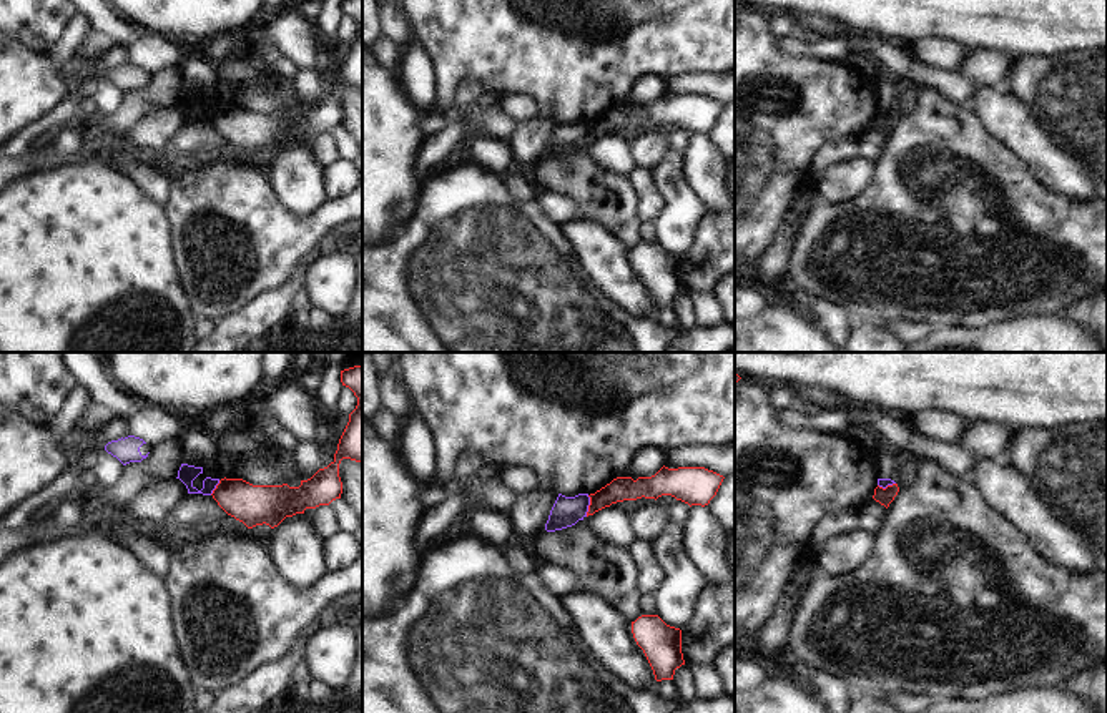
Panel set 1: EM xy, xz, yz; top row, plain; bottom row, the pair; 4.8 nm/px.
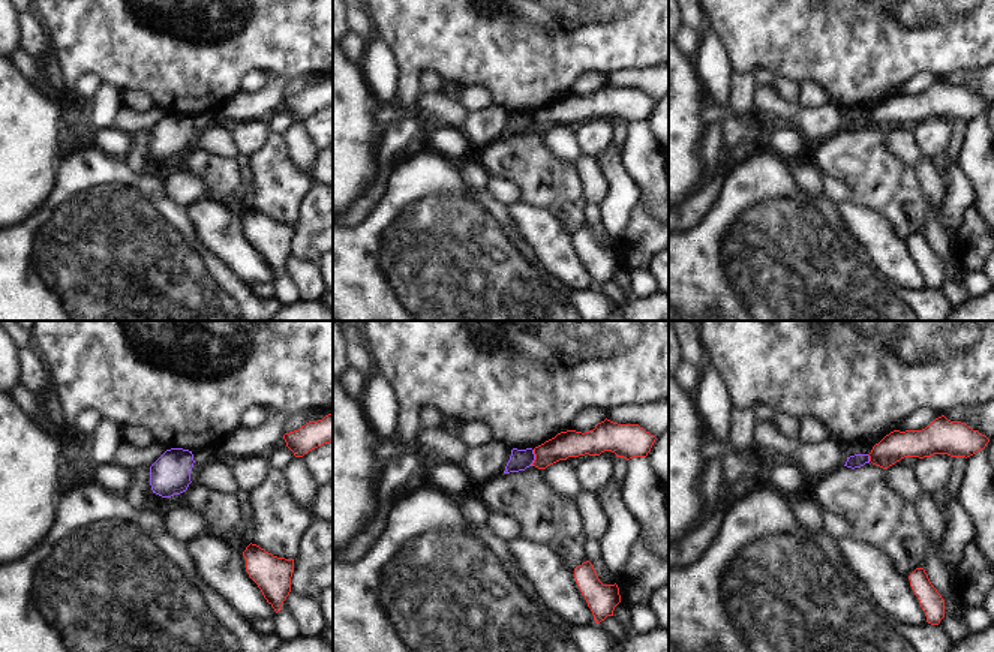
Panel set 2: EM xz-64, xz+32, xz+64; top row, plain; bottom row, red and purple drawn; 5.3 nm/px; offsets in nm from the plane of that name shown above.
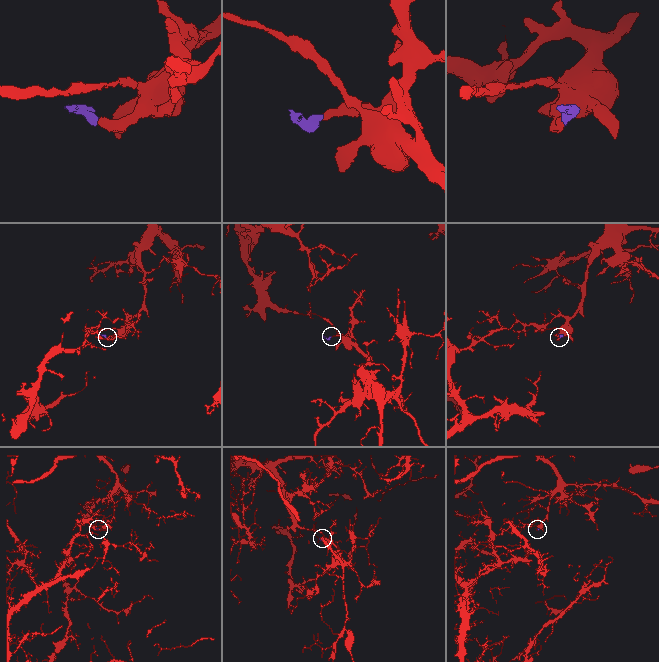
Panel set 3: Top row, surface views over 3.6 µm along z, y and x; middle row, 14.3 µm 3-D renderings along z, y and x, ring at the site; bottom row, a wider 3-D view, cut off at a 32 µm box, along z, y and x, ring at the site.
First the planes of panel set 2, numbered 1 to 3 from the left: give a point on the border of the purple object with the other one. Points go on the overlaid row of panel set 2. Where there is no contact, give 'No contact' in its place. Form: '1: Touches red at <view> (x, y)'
1: No contact
2: Touches red at xz+32 (535, 457)
3: Touches red at xz+64 (870, 457).

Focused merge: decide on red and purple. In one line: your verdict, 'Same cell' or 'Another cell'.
Another cell.

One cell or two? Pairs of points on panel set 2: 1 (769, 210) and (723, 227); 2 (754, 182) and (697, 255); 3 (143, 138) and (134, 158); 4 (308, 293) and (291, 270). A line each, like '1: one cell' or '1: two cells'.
1: one cell
2: one cell
3: one cell
4: one cell

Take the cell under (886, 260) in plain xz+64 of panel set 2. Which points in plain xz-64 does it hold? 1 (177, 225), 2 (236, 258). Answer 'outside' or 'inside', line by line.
1: outside
2: inside

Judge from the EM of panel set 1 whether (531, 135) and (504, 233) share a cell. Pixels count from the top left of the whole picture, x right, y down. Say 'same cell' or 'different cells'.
different cells

